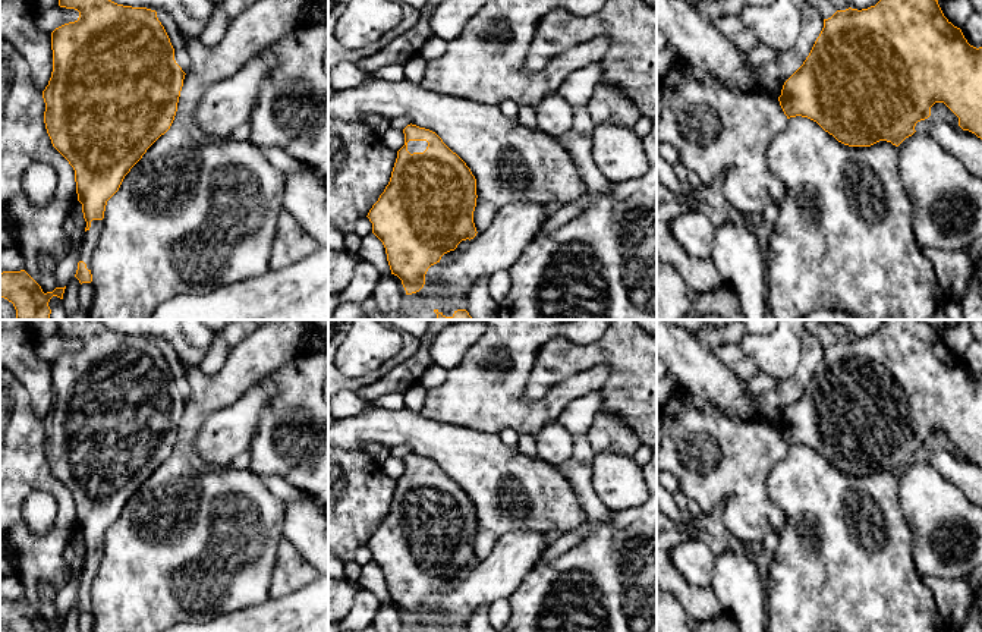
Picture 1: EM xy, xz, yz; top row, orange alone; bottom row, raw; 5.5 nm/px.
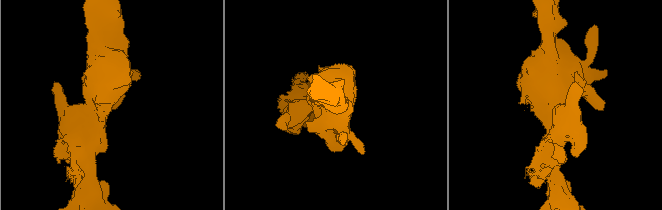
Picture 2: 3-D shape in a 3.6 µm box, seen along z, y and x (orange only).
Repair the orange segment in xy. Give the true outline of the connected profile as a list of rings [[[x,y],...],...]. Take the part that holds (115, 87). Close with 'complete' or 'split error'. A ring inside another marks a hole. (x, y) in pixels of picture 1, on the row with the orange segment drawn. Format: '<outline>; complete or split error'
[[[59,0],[59,6],[78,10],[79,18],[51,32],[53,72],[43,91],[44,123],[53,147],[75,170],[78,201],[86,221],[75,274],[82,284],[92,282],[91,257],[101,235],[107,201],[147,150],[170,129],[186,73],[174,60],[174,48],[155,10],[111,0]]]; split error

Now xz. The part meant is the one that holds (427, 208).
[[[410,123],[403,133],[405,145],[397,151],[390,182],[366,217],[372,223],[372,233],[385,248],[391,274],[402,280],[406,295],[412,295],[424,287],[431,265],[440,262],[444,254],[454,251],[462,240],[476,236],[473,211],[478,195],[476,179],[470,169],[435,132]]]; split error

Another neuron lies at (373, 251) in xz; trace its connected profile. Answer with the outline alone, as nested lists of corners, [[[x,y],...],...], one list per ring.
[[[369,233],[362,239],[358,257],[372,264],[381,274],[391,273],[385,248],[374,233]]]

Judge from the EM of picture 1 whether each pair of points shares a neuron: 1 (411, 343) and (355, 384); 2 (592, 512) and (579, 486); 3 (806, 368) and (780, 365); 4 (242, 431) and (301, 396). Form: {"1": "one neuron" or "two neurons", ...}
{"1": "one neuron", "2": "one neuron", "3": "two neurons", "4": "two neurons"}

